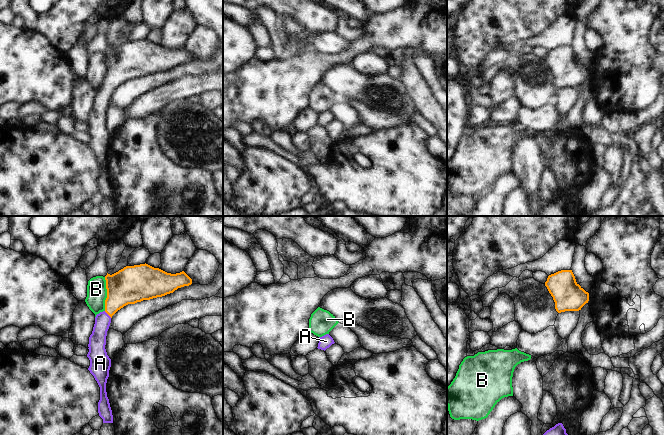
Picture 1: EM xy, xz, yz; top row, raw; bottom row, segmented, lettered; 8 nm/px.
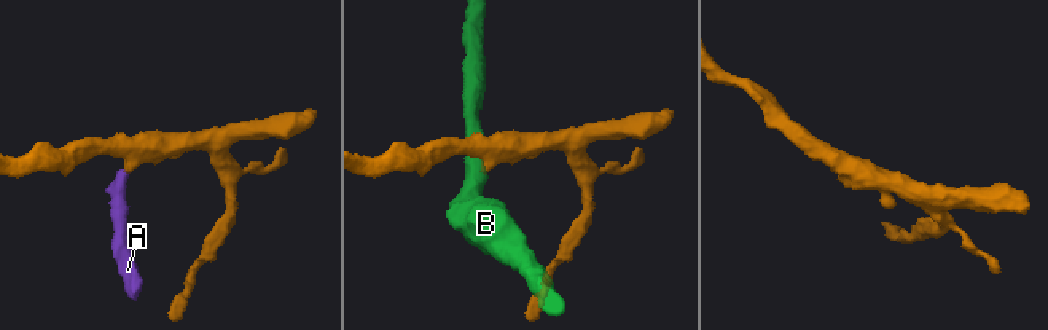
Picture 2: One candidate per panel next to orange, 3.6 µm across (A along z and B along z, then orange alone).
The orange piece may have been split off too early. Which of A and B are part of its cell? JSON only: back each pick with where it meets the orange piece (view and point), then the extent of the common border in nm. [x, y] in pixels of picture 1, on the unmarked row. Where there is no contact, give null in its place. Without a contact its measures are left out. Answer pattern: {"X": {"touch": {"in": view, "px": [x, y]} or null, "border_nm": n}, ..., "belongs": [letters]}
{"A": {"touch": {"in": "xy", "px": [108, 90]}, "border_nm": 80}, "belongs": ["A"]}

